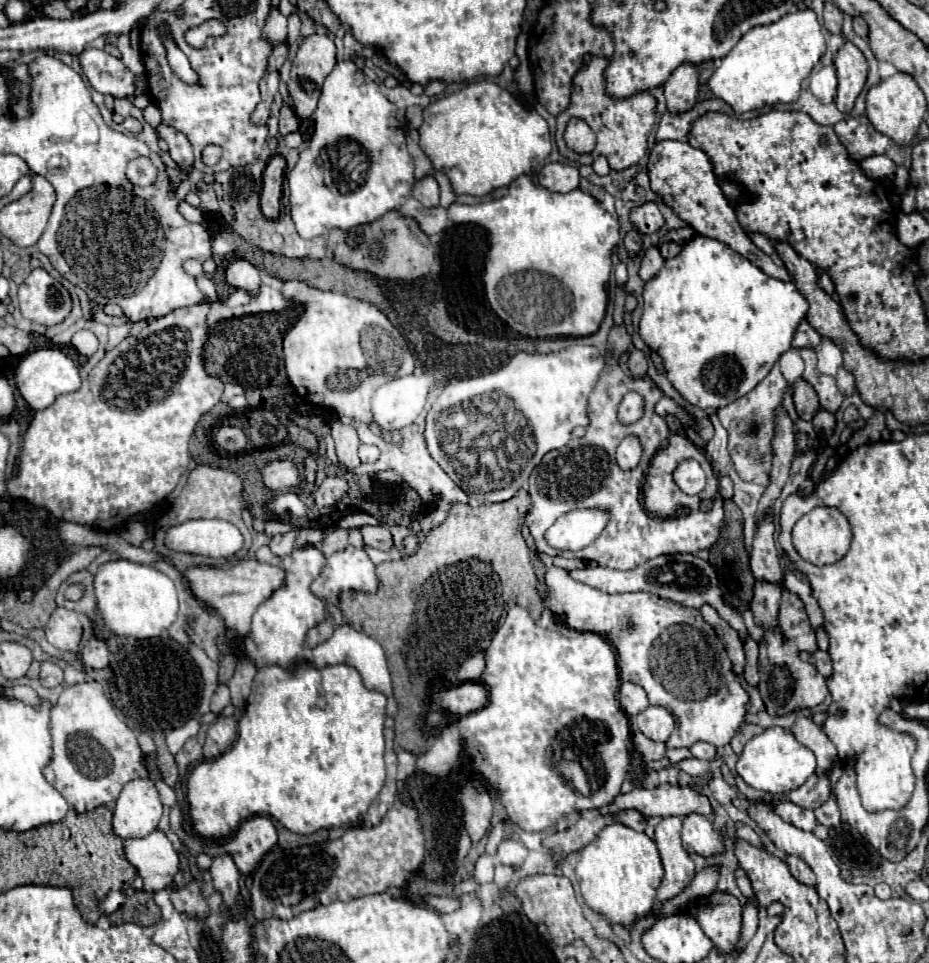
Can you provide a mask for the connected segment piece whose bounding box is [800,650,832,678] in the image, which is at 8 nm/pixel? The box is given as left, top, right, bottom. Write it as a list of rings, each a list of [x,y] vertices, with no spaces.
[[[816,650],[816,654],[800,654],[804,660],[812,662],[816,666],[816,670],[824,676],[824,678],[830,678],[832,676],[832,660],[828,656],[828,652],[822,652],[822,650]]]

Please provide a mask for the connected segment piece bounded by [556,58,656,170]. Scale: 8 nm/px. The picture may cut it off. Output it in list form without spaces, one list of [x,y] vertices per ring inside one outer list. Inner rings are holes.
[[[592,58],[588,66],[578,70],[574,78],[574,88],[572,88],[572,102],[568,110],[564,110],[564,120],[562,114],[558,116],[558,130],[556,130],[556,144],[558,152],[566,156],[566,142],[562,140],[562,132],[566,128],[568,118],[580,118],[584,120],[594,132],[596,132],[596,148],[590,154],[578,154],[578,156],[566,156],[568,160],[580,162],[580,164],[592,164],[596,156],[604,154],[610,162],[612,170],[624,170],[636,164],[644,154],[646,154],[646,142],[648,134],[652,130],[654,118],[656,118],[656,98],[650,92],[638,92],[632,98],[616,100],[606,94],[606,80],[604,72],[608,68],[610,60],[608,58]]]

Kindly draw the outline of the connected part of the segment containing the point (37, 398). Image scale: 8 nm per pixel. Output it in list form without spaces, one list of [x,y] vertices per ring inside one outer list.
[[[42,348],[22,356],[20,364],[16,366],[16,386],[32,410],[44,410],[56,400],[56,396],[78,390],[80,376],[78,376],[76,364],[68,356],[64,356],[60,350]]]

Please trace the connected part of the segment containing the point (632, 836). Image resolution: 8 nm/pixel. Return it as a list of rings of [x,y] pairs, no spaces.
[[[620,822],[608,824],[580,854],[576,878],[586,904],[610,922],[632,926],[656,904],[656,886],[662,878],[662,862],[654,840]]]

